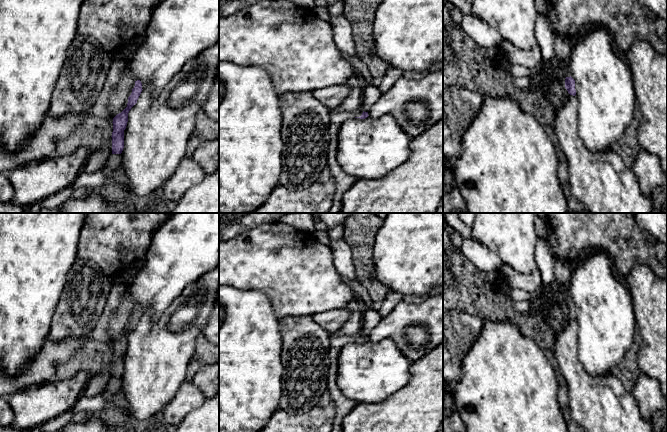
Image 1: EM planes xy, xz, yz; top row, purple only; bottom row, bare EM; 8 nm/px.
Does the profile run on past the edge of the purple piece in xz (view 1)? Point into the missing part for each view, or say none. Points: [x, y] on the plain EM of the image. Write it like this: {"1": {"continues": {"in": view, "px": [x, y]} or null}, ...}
{"1": {"continues": null}}

